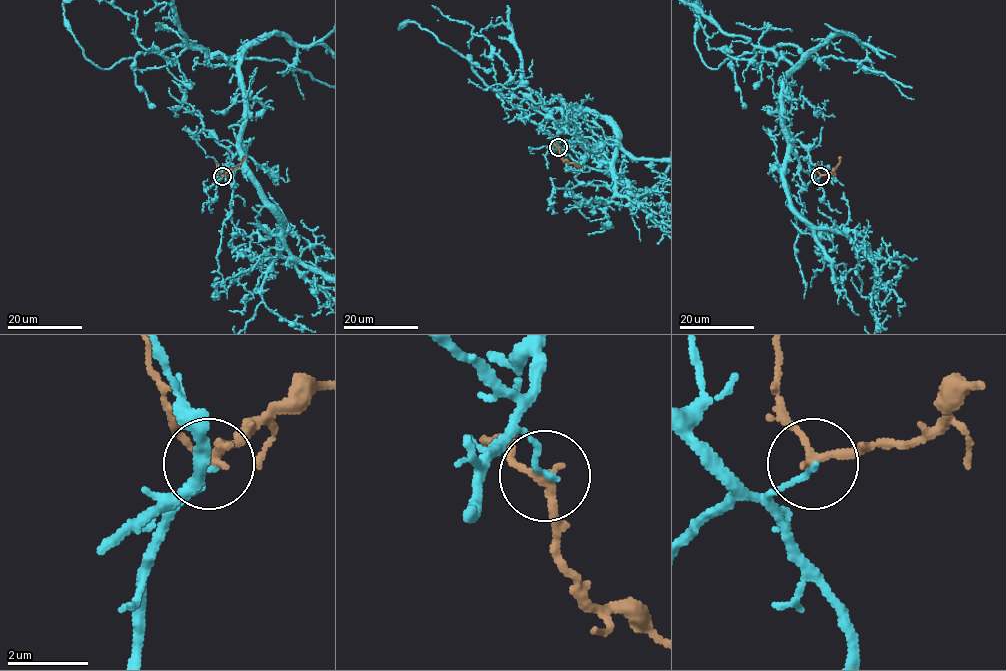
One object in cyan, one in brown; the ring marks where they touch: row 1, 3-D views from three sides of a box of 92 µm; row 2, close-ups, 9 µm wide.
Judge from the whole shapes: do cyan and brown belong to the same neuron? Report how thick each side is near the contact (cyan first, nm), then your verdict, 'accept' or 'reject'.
130 nm thick on the cyan side, 200 nm on the other; reject

